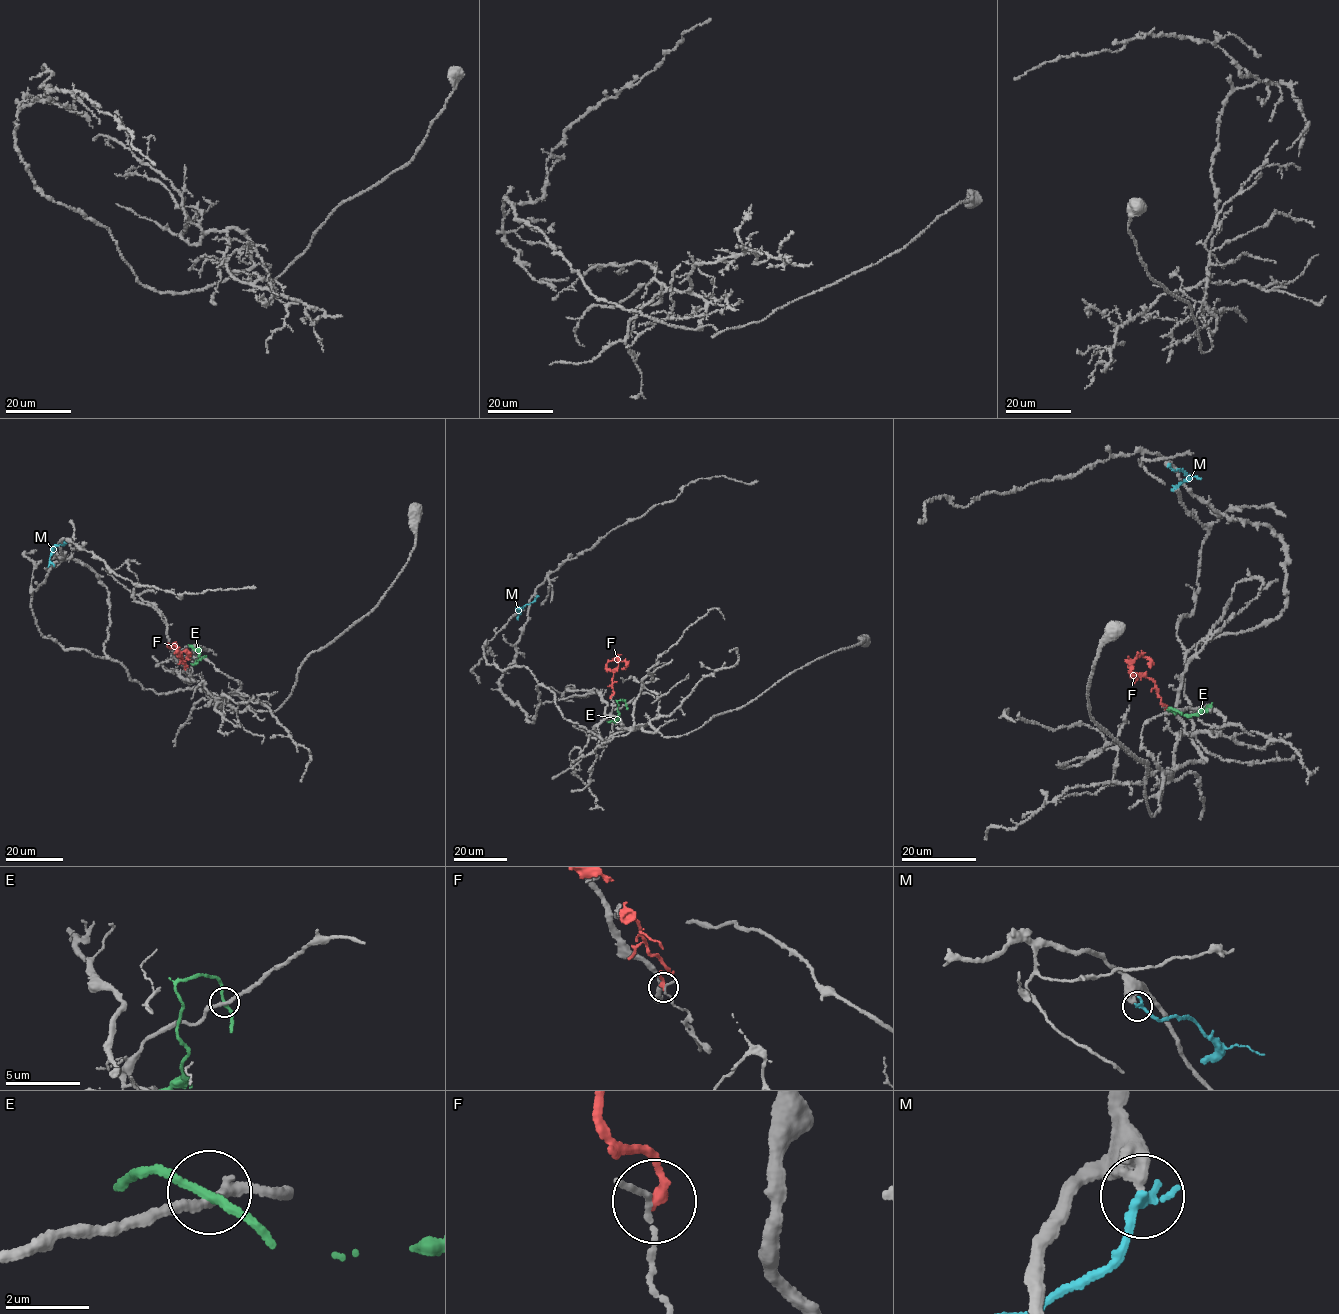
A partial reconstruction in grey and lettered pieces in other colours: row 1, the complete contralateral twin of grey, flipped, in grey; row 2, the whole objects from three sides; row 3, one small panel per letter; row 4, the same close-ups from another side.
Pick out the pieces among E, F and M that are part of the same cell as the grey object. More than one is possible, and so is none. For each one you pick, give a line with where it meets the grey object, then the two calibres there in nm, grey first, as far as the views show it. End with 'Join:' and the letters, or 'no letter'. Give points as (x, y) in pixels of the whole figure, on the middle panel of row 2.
Join: no letter

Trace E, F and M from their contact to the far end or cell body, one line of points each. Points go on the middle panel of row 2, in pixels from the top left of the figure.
E: (625, 704), (625, 700), (617, 701), (618, 718), (607, 721)
F: (611, 698), (618, 659), (607, 662), (606, 666), (612, 671)
M: (536, 597), (519, 612), (517, 610), (521, 608)

